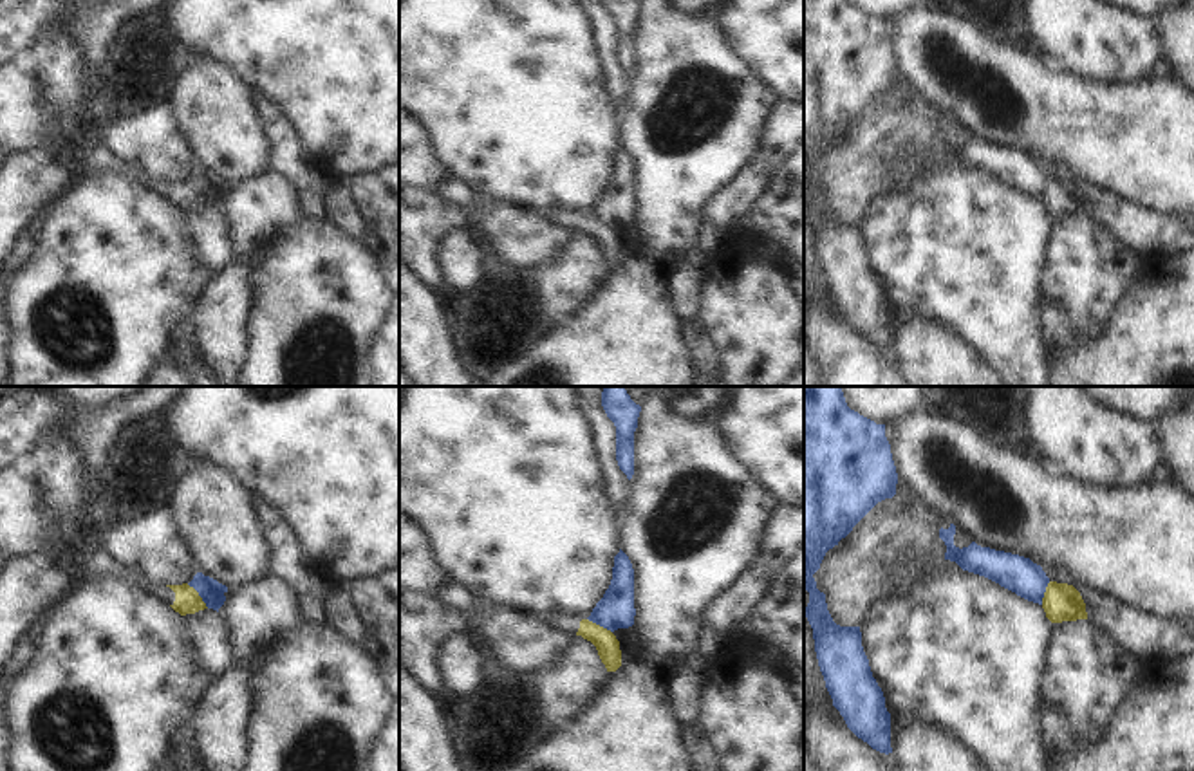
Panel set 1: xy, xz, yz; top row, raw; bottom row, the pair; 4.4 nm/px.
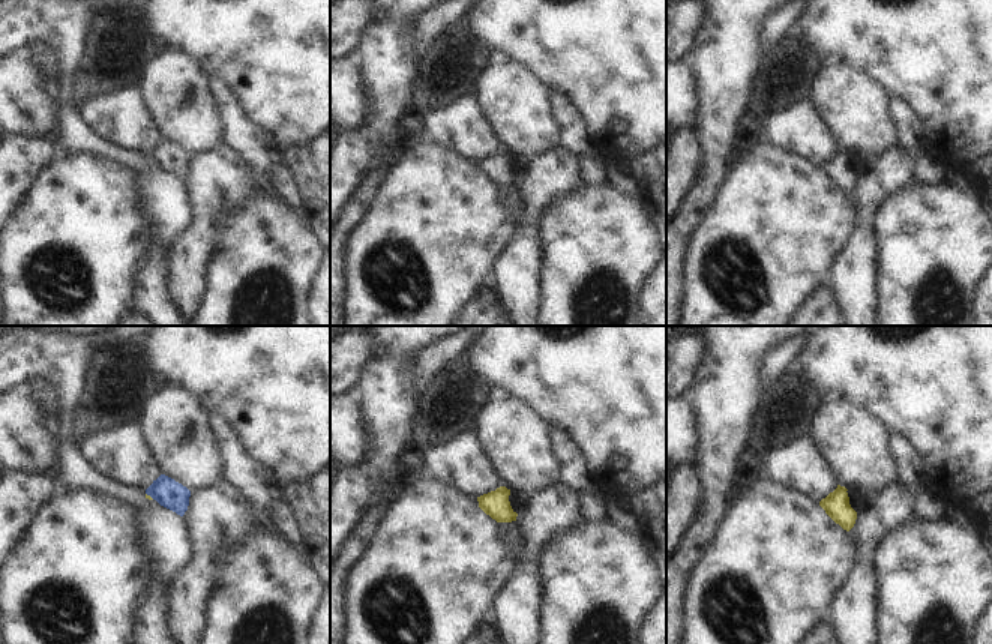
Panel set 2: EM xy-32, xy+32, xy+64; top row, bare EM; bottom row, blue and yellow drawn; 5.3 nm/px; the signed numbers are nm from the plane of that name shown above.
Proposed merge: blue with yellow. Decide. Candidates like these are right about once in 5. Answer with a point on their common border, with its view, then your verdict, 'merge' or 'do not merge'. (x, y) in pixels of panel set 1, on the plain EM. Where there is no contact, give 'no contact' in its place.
xy (199, 190) | do not merge

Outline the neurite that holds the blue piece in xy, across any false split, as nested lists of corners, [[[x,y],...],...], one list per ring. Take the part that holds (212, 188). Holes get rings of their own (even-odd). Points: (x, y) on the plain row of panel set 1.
[[[197,168],[188,181],[199,188],[208,204],[219,208],[226,197],[224,190],[228,188],[228,182],[210,172],[204,172],[202,168]]]

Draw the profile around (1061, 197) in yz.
[[[1049,177],[1042,193],[1042,204],[1051,218],[1087,215],[1080,188],[1068,179]]]

